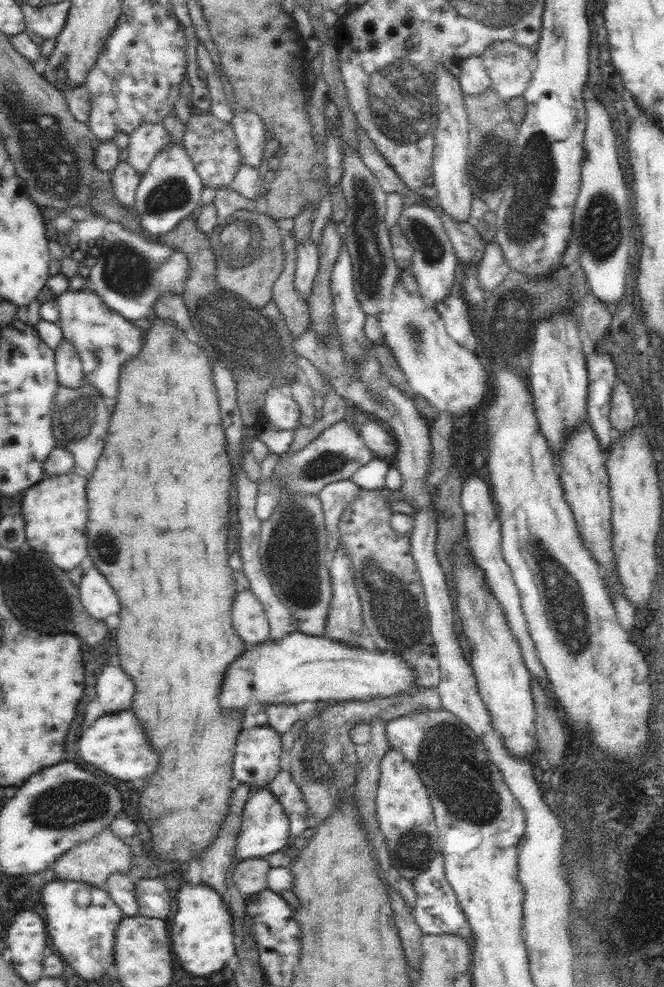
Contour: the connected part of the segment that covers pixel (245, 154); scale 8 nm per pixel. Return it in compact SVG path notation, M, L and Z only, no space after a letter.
M238 109L232 118L232 126L241 164L258 169L264 160L264 148L269 138L260 116L254 109Z

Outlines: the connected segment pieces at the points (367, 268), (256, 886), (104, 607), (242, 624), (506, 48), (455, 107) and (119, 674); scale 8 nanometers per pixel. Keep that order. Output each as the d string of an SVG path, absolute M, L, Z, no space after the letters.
M346 143L342 168L342 195L347 202L344 246L353 264L353 287L365 314L378 317L381 312L386 312L390 308L393 288L402 272L393 257L389 228L384 222L387 193L380 188L376 176L364 165L361 157L354 156L354 150Z
M247 858L239 861L233 879L243 895L256 894L267 887L267 874L271 869L267 858Z
M96 570L84 571L79 587L83 608L94 618L104 620L106 616L120 612L120 602L108 580Z
M247 586L238 588L232 604L232 626L238 631L246 649L253 649L270 638L269 620L264 607Z
M496 41L481 54L491 86L500 98L508 102L515 96L523 96L536 55L536 47L521 47L516 41Z
M439 62L435 68L435 93L438 103L438 125L433 149L433 185L438 190L437 202L442 210L459 222L466 222L471 216L472 190L468 180L468 114L465 109L463 92L459 79L452 76Z
M106 666L98 676L98 702L104 712L130 710L134 682L120 666Z

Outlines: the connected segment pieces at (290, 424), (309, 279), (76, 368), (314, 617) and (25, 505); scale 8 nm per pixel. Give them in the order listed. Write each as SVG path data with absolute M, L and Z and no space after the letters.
M273 386L266 392L265 413L262 415L276 430L290 430L299 426L301 412L299 404L286 390Z
M311 238L297 244L297 264L295 267L295 287L308 303L313 282L319 269L319 250Z
M66 337L55 350L55 369L59 384L68 388L77 389L85 378L80 355Z
M298 493L279 498L272 514L261 521L259 555L276 596L298 620L301 632L323 636L331 604L328 536L319 495Z
M73 470L64 474L44 476L38 483L27 488L21 499L21 513L26 519L26 544L46 552L56 566L72 570L89 554L87 551L87 479Z

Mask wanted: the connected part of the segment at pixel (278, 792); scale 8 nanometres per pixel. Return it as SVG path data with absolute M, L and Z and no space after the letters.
M280 769L269 785L269 790L275 794L288 815L291 841L297 842L307 827L308 809L301 790L291 777L290 770L284 769Z

